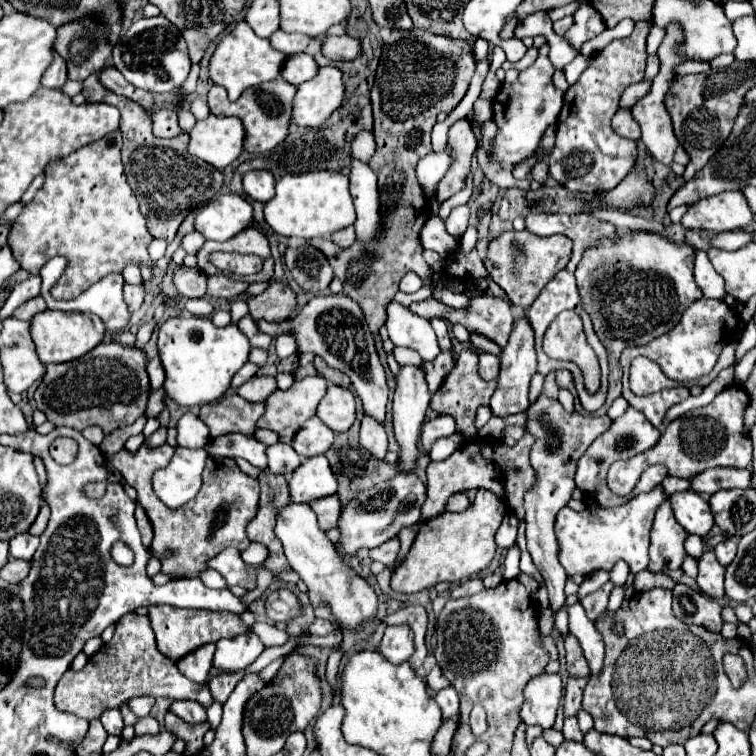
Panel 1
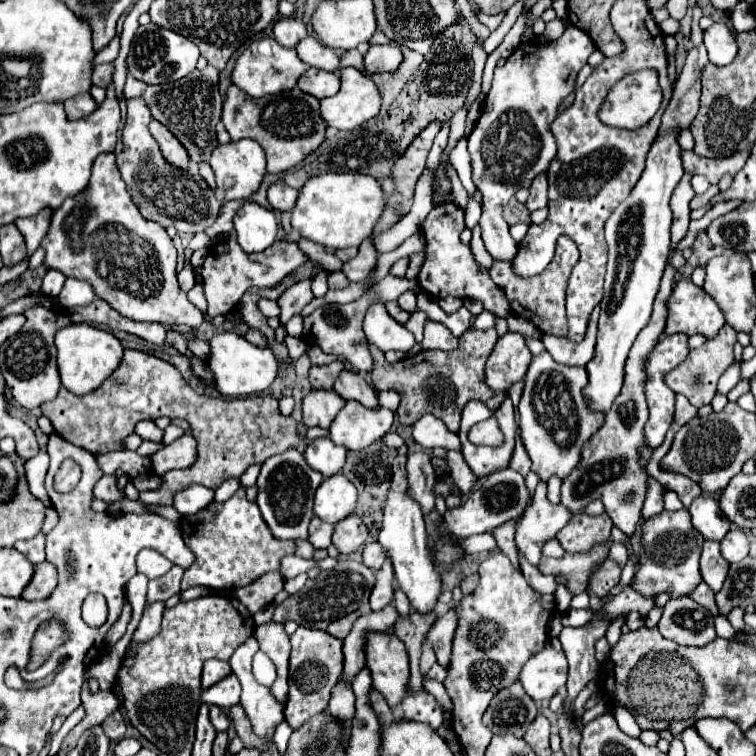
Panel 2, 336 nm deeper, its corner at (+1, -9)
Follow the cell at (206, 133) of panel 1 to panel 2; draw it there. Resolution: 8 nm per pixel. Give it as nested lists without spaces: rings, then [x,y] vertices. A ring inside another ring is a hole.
[[[240,139],[240,141],[230,141],[226,145],[218,145],[212,151],[210,167],[216,175],[218,189],[224,191],[225,199],[222,203],[224,205],[228,199],[246,199],[260,187],[260,181],[266,173],[266,157],[262,153],[262,147],[254,139]]]

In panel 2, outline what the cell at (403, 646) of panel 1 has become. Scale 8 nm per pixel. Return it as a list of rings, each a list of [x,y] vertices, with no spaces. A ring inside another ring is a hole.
[[[426,689],[410,691],[402,699],[402,709],[404,709],[406,719],[428,723],[432,729],[438,729],[444,721],[444,715],[442,715],[442,709],[440,709],[438,701]]]

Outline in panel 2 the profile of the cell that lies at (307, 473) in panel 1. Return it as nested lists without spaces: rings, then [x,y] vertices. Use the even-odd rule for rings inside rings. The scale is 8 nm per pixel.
[[[336,473],[326,477],[314,495],[314,515],[326,523],[338,523],[352,515],[356,507],[356,487],[342,475]]]

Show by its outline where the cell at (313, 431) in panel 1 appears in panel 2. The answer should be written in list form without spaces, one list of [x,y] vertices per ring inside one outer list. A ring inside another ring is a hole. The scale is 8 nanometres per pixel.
[[[318,437],[314,441],[308,441],[304,459],[314,471],[320,471],[324,477],[330,477],[342,469],[346,461],[346,449],[330,441],[330,437]]]

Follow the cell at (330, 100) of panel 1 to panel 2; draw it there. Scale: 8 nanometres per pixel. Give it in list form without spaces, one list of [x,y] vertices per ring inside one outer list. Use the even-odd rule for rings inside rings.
[[[340,69],[340,91],[332,97],[320,99],[320,115],[326,125],[350,131],[364,121],[376,117],[380,111],[380,93],[374,81],[354,69]]]

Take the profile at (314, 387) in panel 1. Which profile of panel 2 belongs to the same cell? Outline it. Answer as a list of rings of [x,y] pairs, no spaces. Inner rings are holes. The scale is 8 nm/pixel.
[[[312,389],[302,399],[302,423],[306,427],[322,427],[328,429],[332,419],[344,407],[344,399],[334,391],[316,391]]]

